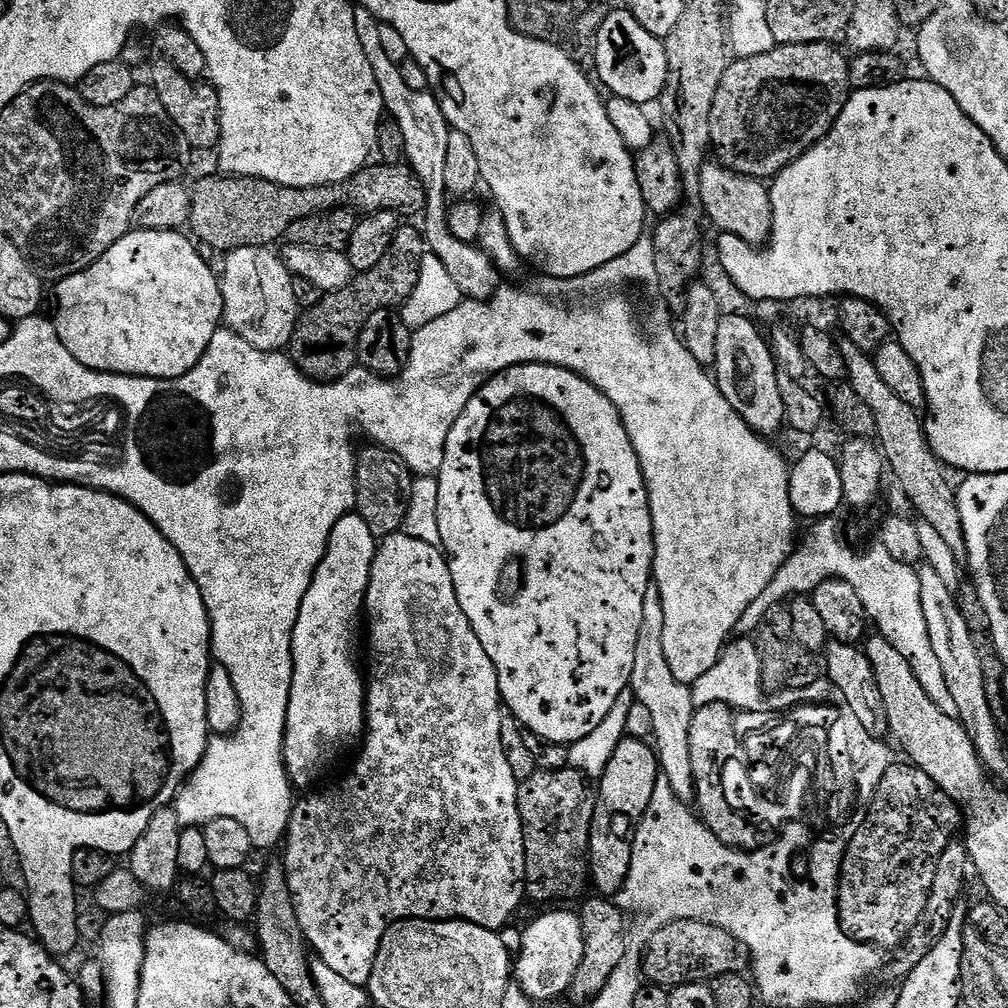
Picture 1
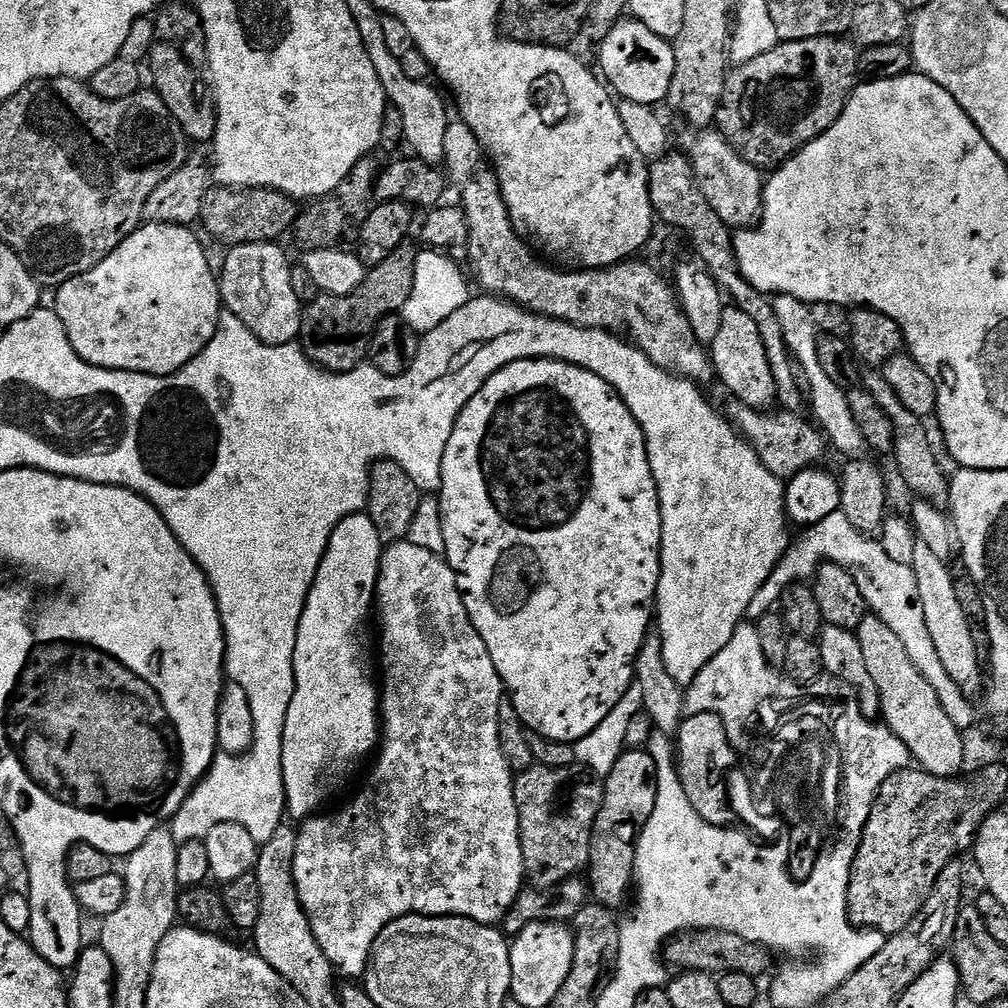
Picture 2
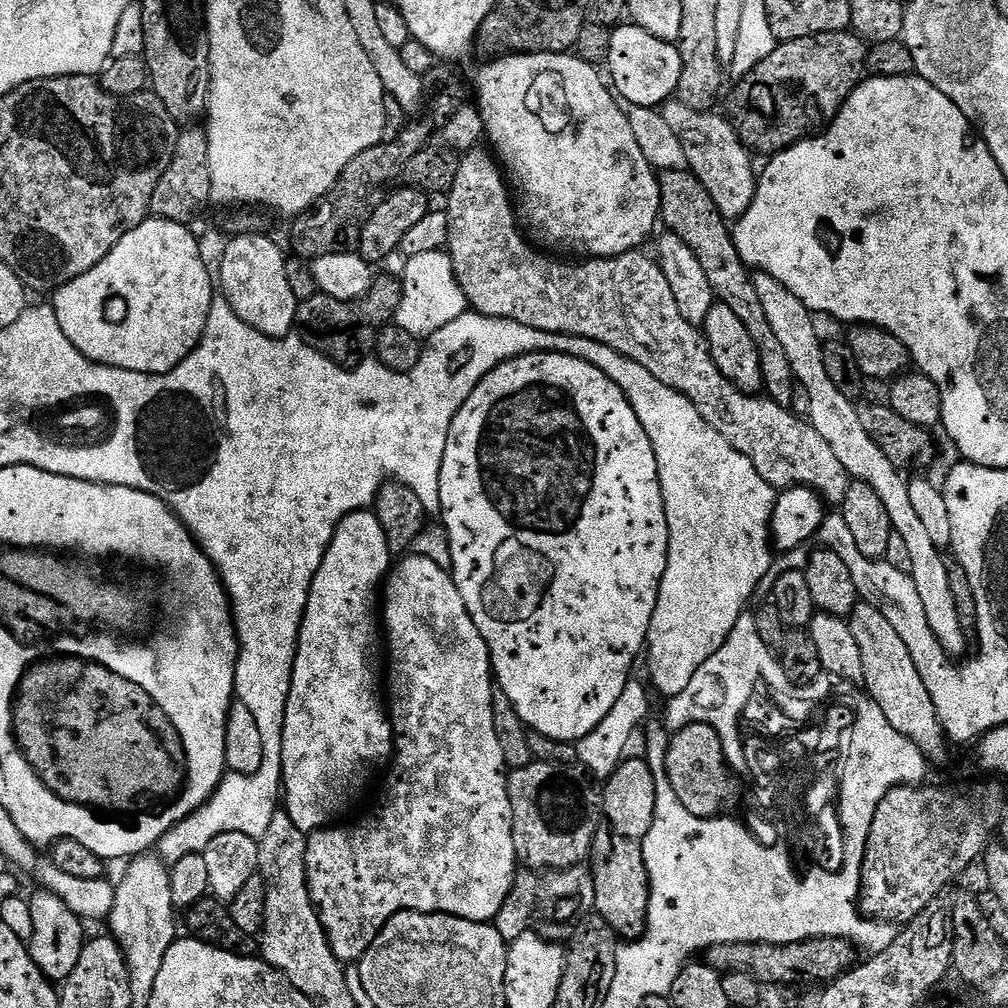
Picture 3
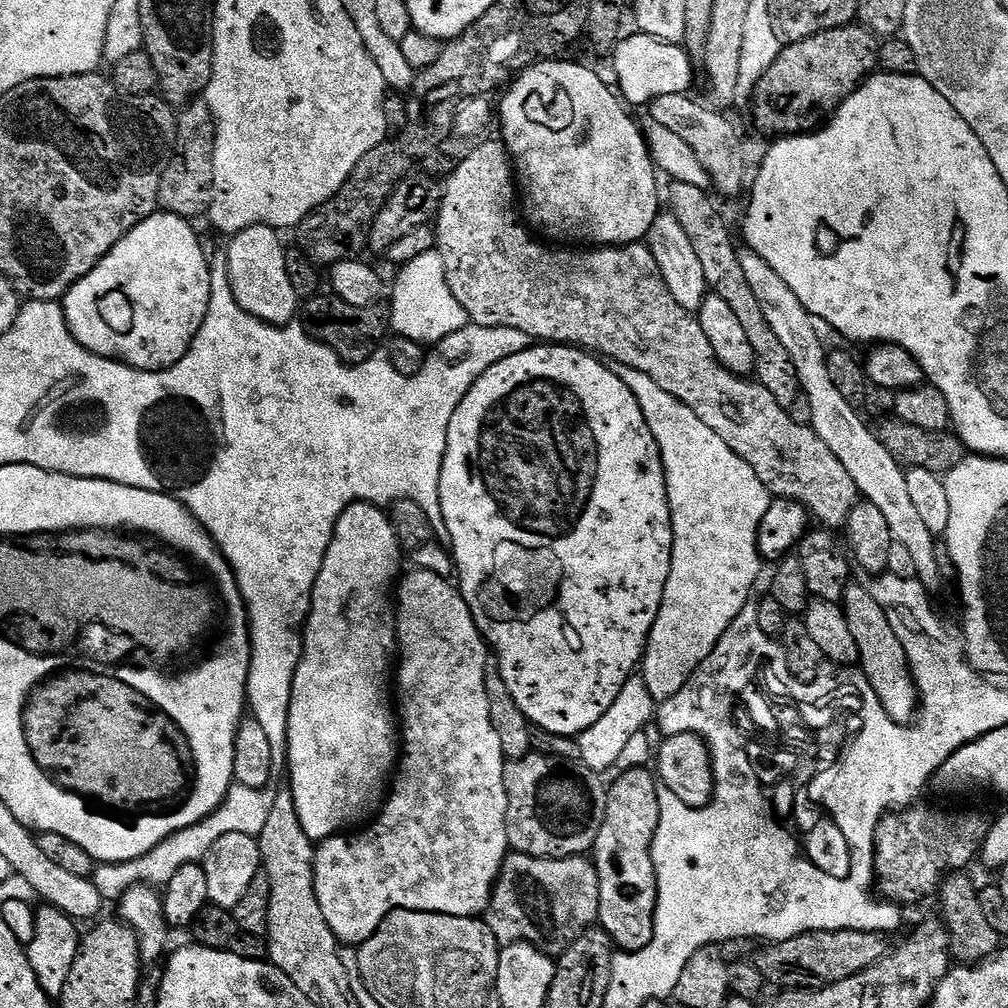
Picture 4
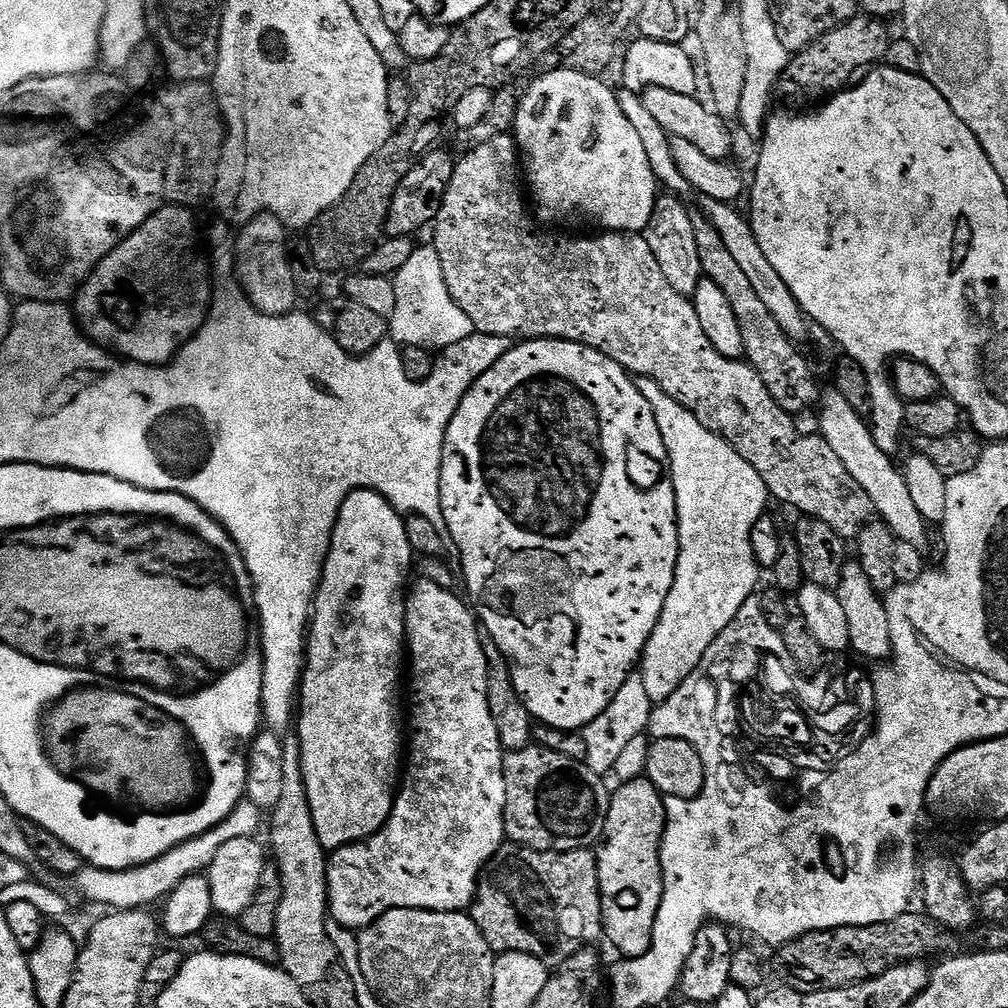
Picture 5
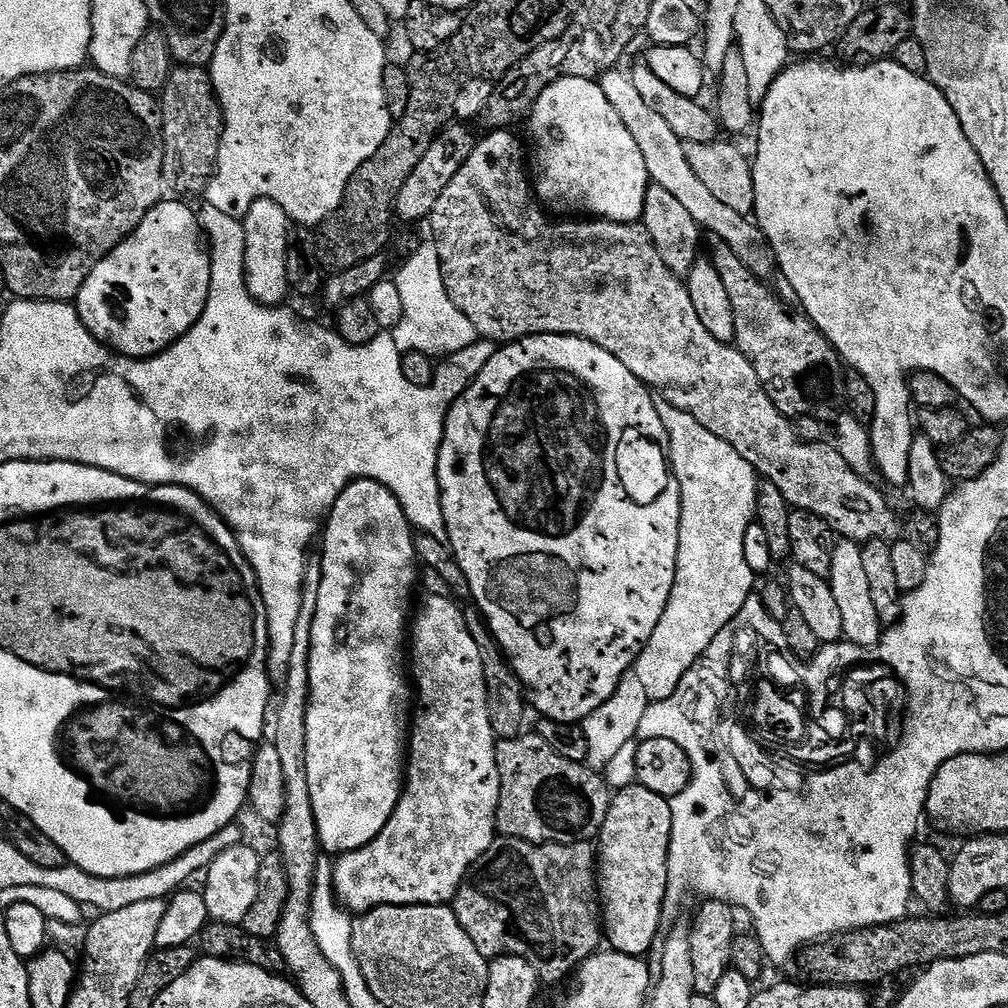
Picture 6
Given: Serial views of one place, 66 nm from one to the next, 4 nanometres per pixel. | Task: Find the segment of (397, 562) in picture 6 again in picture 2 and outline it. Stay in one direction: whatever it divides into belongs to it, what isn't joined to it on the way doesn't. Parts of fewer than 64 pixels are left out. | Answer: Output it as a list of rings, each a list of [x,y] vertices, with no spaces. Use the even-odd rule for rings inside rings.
[[[366,514],[348,516],[338,522],[298,622],[298,638],[294,646],[294,698],[290,698],[290,710],[286,710],[286,726],[282,730],[284,807],[287,815],[291,819],[293,816],[296,822],[317,815],[323,809],[320,807],[339,788],[347,786],[348,779],[363,766],[368,755],[371,757],[377,751],[380,743],[380,692],[374,675],[374,640],[368,637],[368,615],[374,612],[376,583],[384,550],[378,530]]]

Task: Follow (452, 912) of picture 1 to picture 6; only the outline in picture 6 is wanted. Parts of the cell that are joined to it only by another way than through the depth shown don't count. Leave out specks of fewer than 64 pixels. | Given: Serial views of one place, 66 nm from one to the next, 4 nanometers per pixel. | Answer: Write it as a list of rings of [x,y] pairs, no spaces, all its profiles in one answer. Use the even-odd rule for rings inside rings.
[[[429,596],[423,597],[424,605],[417,607],[414,619],[410,624],[410,676],[414,681],[414,715],[410,720],[410,747],[406,752],[406,779],[404,790],[400,794],[400,801],[390,814],[390,822],[382,826],[382,834],[374,838],[366,846],[362,846],[353,852],[343,853],[340,861],[335,861],[332,870],[332,881],[336,889],[337,897],[341,904],[353,914],[368,912],[378,906],[387,904],[442,904],[447,905],[455,900],[456,891],[462,886],[462,882],[468,876],[468,871],[476,865],[478,858],[490,850],[490,846],[497,838],[496,811],[500,801],[500,775],[498,774],[498,762],[496,761],[496,745],[498,738],[490,726],[490,714],[488,713],[488,695],[486,694],[486,678],[482,666],[482,654],[478,642],[474,642],[474,634],[466,626],[464,608],[461,607],[452,596]]]

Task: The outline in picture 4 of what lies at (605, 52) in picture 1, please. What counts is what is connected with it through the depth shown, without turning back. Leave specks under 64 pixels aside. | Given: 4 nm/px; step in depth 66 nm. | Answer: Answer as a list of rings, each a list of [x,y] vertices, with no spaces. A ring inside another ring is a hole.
[[[625,35],[614,49],[616,80],[620,83],[619,95],[629,105],[648,106],[652,101],[662,98],[662,94],[687,93],[688,87],[692,84],[693,57],[689,56],[681,45],[668,44],[665,40],[659,40],[653,36],[635,35]]]

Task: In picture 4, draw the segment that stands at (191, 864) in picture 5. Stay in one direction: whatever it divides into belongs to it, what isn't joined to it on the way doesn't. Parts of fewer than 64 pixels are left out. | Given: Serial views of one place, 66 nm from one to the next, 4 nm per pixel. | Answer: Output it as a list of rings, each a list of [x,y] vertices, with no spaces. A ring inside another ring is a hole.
[[[233,783],[229,788],[224,803],[215,808],[205,820],[200,820],[186,830],[178,830],[170,838],[166,838],[154,850],[144,856],[128,860],[125,864],[101,863],[93,871],[90,879],[96,884],[105,901],[116,902],[130,888],[137,886],[166,886],[178,870],[187,864],[199,864],[208,851],[218,842],[218,838],[226,838],[226,834],[246,834],[259,837],[266,826],[266,817],[270,814],[273,793],[263,788],[251,788]]]

